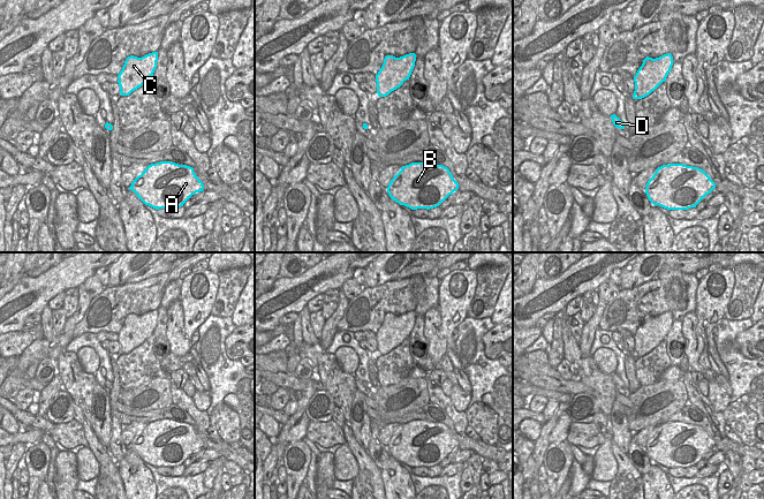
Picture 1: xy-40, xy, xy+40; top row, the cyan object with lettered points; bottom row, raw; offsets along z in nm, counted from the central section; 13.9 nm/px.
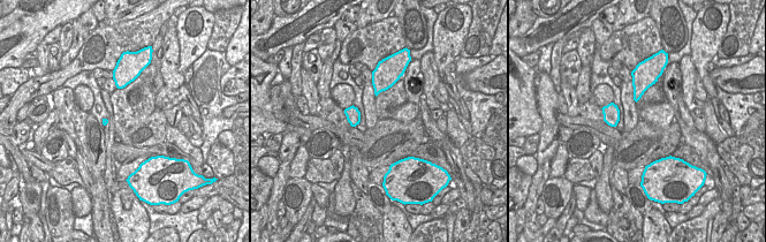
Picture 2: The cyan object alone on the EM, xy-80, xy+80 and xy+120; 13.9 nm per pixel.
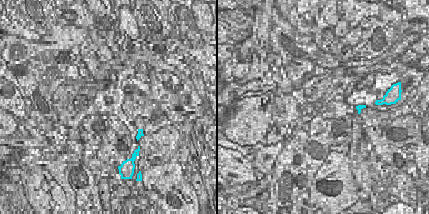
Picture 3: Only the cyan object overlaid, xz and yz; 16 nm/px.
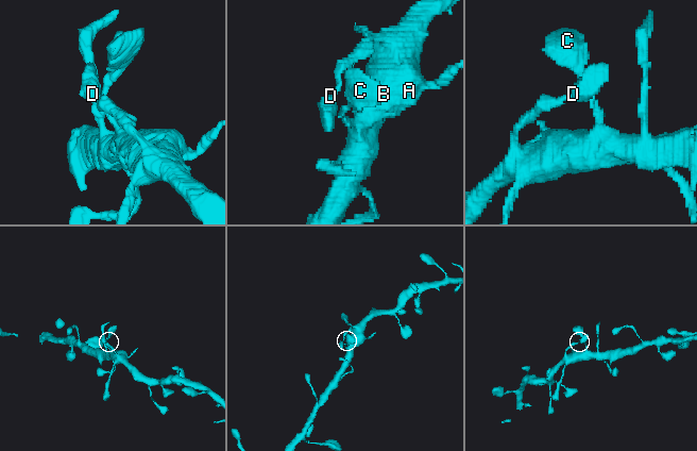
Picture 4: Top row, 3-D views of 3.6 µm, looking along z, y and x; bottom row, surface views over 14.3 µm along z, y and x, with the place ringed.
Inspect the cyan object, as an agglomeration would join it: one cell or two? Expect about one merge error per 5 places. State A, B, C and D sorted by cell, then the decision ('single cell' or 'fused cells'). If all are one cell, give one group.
A B C D; single cell

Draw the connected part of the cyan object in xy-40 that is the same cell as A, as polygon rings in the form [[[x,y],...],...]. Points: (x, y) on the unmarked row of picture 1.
[[[160,419],[149,423],[128,447],[145,463],[173,468],[183,464],[196,451],[204,449],[204,443],[192,425]]]

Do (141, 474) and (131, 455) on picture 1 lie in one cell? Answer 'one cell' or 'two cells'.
one cell

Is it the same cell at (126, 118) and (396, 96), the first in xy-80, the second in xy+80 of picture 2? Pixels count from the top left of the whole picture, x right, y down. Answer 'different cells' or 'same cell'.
same cell

